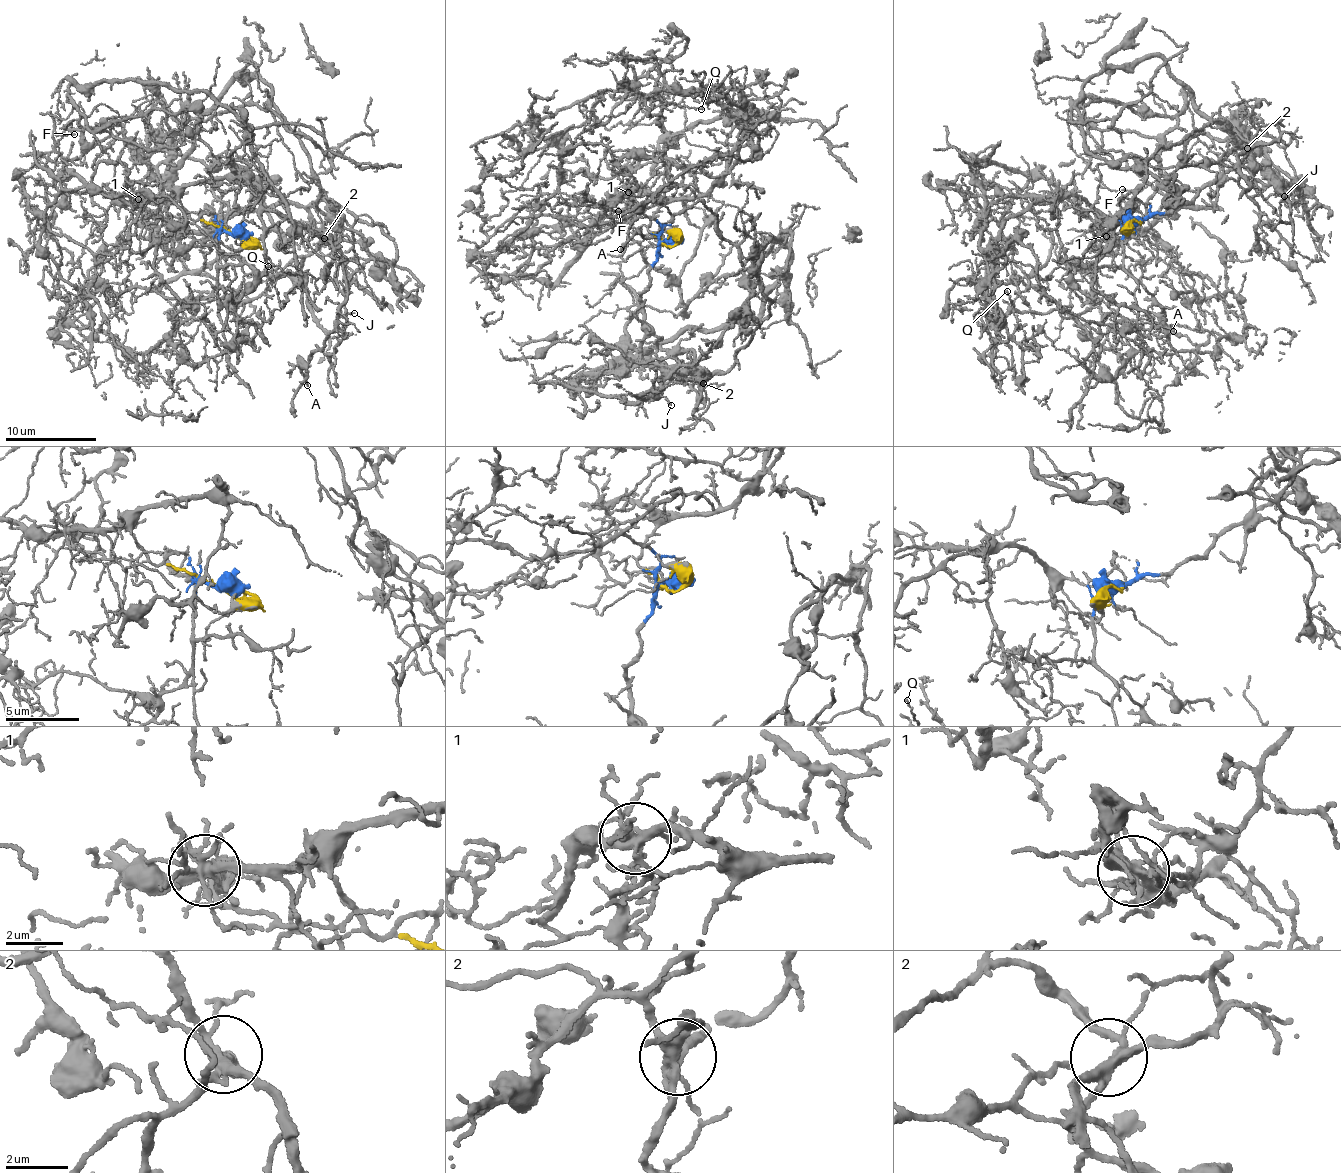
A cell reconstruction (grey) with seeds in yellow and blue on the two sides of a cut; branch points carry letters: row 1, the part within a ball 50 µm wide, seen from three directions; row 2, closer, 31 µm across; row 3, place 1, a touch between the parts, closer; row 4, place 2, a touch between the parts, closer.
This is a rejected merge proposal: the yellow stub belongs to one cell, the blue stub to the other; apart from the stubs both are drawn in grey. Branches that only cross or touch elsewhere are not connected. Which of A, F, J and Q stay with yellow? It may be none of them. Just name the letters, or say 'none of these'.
A, F, Q

